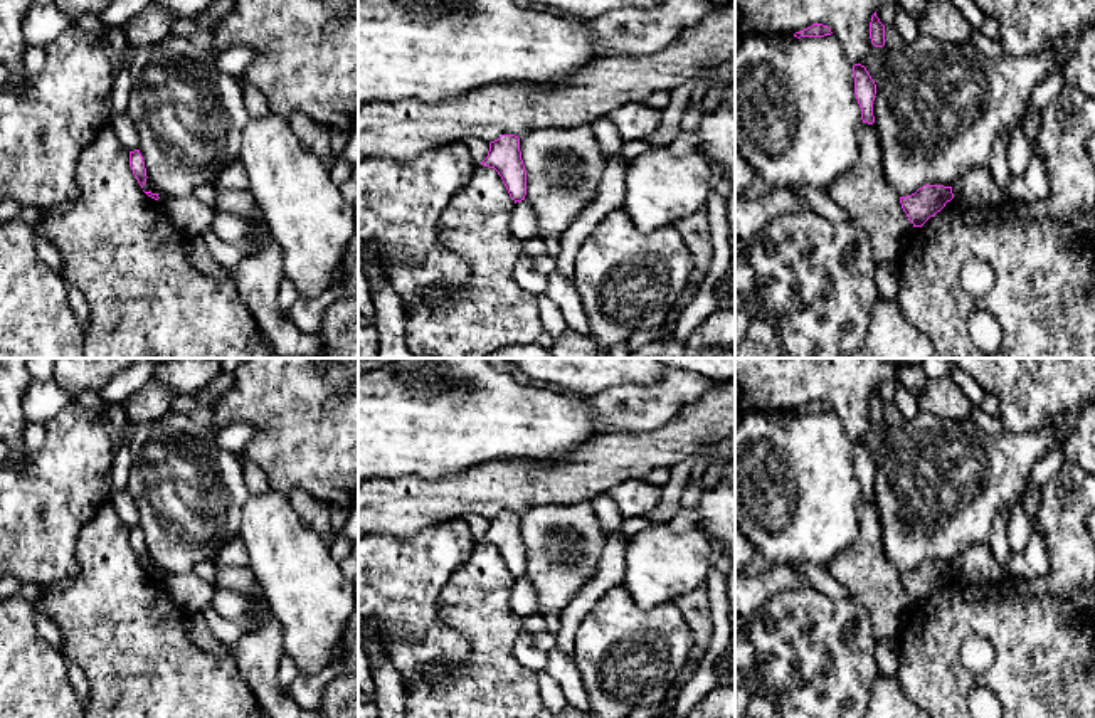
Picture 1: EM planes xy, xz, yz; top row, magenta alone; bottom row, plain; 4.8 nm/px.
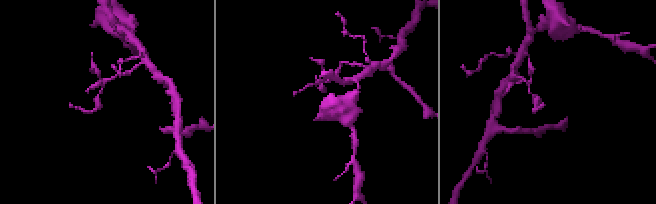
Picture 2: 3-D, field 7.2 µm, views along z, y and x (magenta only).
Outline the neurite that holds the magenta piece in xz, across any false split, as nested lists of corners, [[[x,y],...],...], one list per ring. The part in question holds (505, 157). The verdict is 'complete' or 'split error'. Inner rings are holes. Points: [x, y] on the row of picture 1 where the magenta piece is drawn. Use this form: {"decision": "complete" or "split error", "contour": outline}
{"decision": "complete", "contour": [[[501,135],[489,143],[488,156],[481,165],[495,168],[501,177],[510,197],[516,202],[526,195],[526,172],[520,151],[520,138],[515,135]]]}

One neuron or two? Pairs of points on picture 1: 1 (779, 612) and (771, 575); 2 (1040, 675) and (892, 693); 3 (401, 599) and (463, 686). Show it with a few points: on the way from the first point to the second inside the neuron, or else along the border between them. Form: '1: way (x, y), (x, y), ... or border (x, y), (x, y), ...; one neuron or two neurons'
1: border (804, 584), (777, 591), (752, 617); two neurons
2: border (895, 675), (902, 691), (912, 700); two neurons
3: border (456, 628), (468, 653), (412, 681); two neurons

